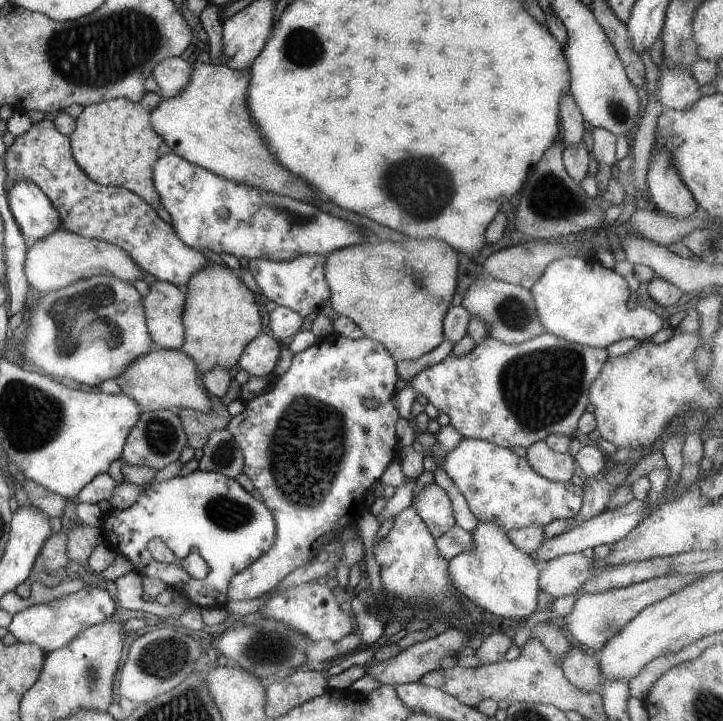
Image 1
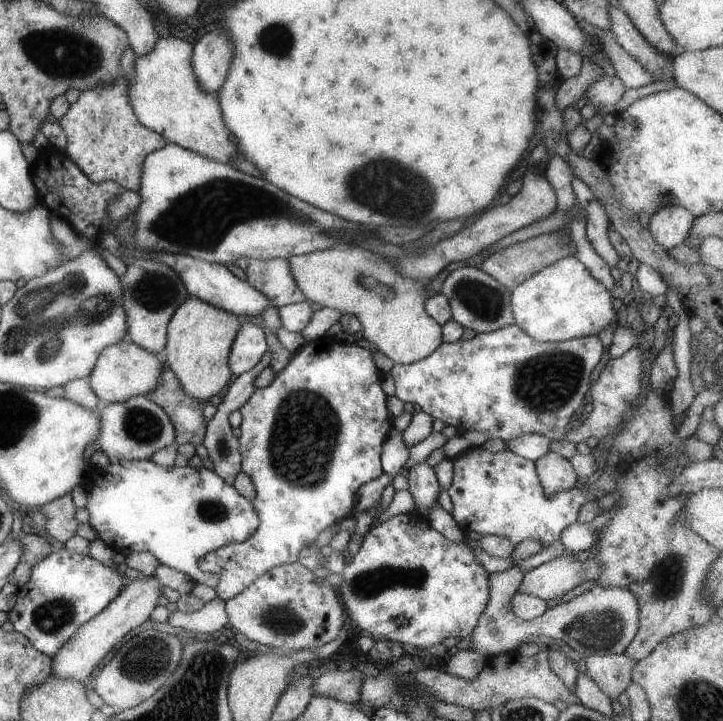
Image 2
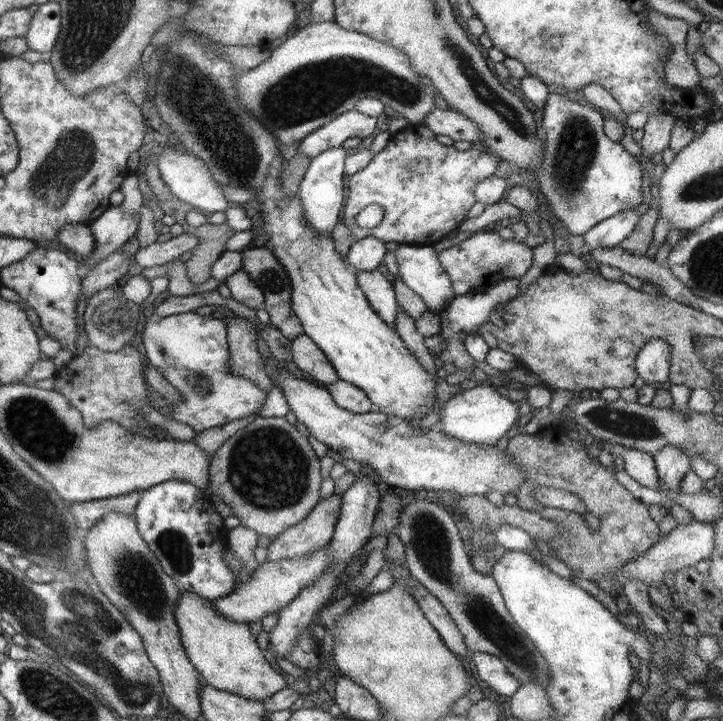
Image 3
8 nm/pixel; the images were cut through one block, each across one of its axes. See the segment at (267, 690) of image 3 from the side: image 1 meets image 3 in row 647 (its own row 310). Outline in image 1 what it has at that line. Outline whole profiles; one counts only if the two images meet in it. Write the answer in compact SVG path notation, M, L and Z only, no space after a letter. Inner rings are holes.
M211 261L189 276L184 291L181 315L184 337L179 350L191 358L199 376L213 366L227 369L235 366L249 340L263 329L264 318L258 310L260 299L237 278L234 270Z

